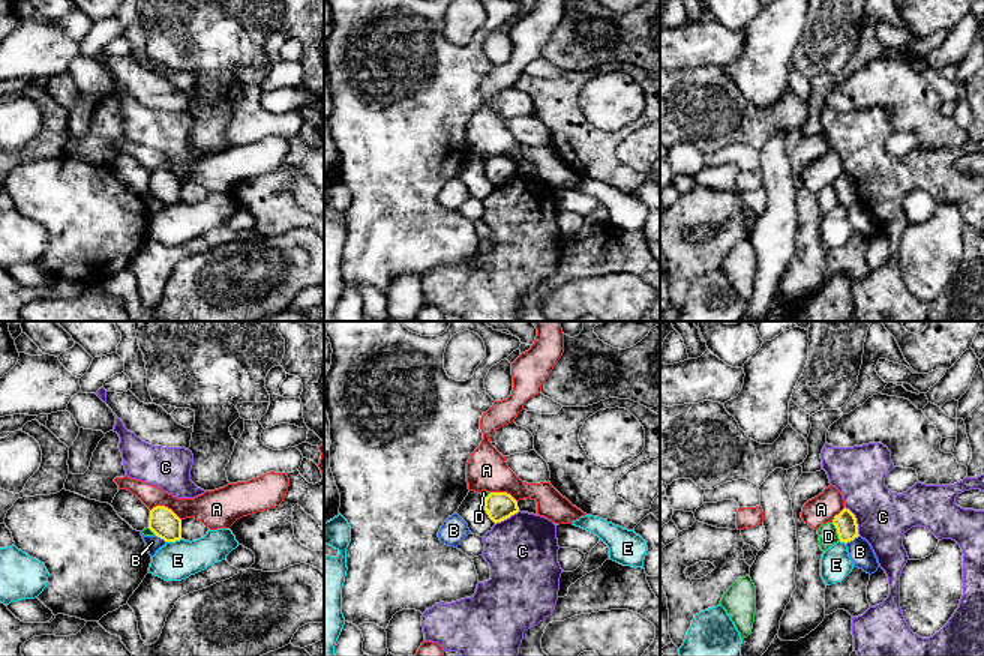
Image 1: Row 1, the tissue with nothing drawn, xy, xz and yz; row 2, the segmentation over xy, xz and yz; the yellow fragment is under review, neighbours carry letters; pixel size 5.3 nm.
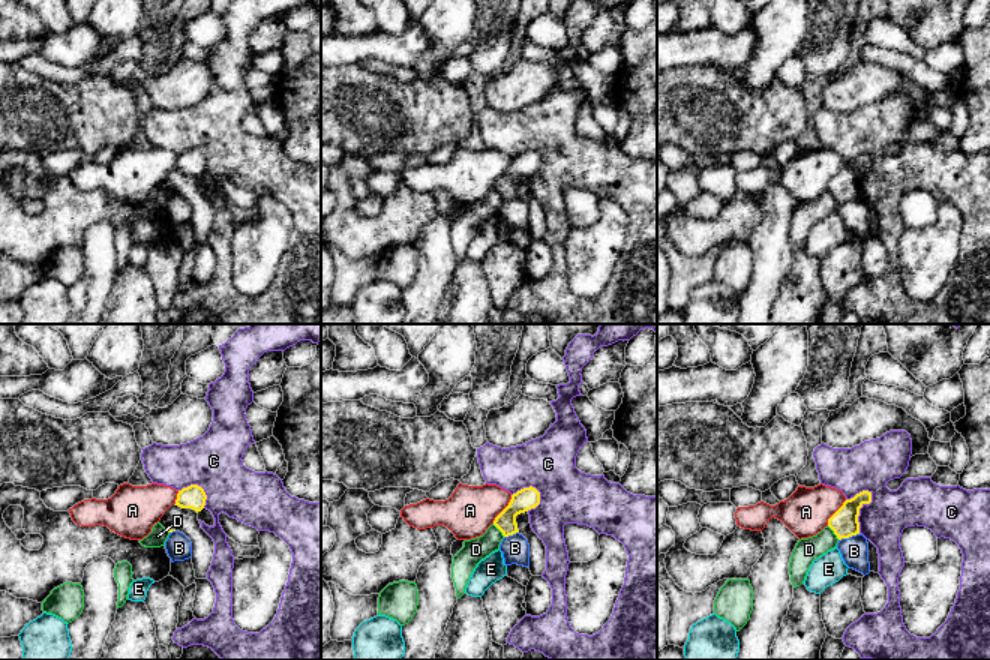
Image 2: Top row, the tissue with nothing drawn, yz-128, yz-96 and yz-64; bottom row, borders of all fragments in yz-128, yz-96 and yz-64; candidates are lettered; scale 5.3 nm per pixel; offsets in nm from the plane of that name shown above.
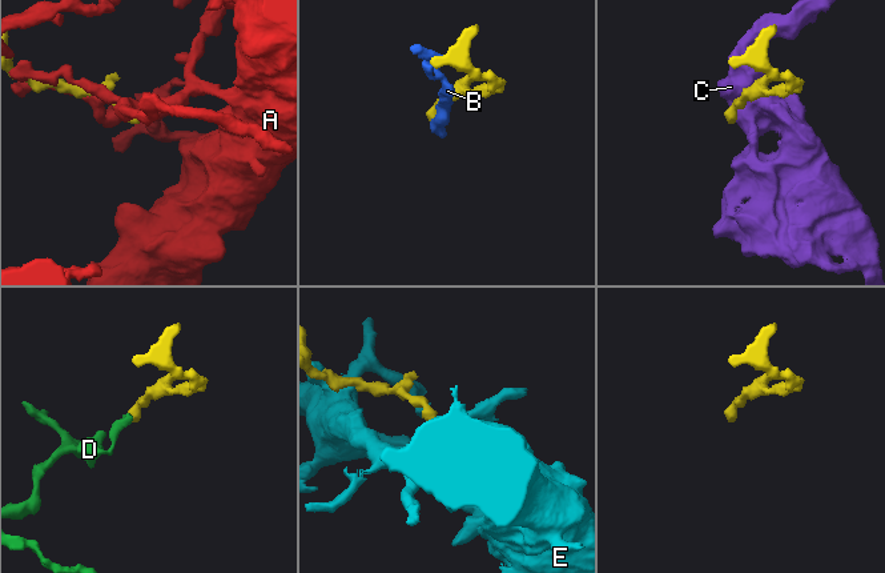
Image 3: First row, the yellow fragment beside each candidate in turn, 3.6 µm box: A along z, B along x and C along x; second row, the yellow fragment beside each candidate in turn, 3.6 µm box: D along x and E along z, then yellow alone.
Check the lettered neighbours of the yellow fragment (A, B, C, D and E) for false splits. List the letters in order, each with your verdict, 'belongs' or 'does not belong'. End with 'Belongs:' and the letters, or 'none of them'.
A: does not belong
B: does not belong
C: does not belong
D: does not belong
E: does not belong
Belongs: none of them

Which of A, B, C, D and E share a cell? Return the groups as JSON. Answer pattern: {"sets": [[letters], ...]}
{"sets": [["A"], ["B"], ["C"], ["D"], ["E"]]}

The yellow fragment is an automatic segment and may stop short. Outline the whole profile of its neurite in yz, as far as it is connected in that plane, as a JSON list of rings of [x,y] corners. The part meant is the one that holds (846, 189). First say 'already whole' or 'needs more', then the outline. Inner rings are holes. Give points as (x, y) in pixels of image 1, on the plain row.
already whole | [[[843,173],[838,179],[834,180],[832,188],[837,192],[840,206],[850,206],[858,201],[858,188],[855,179],[849,173]]]

